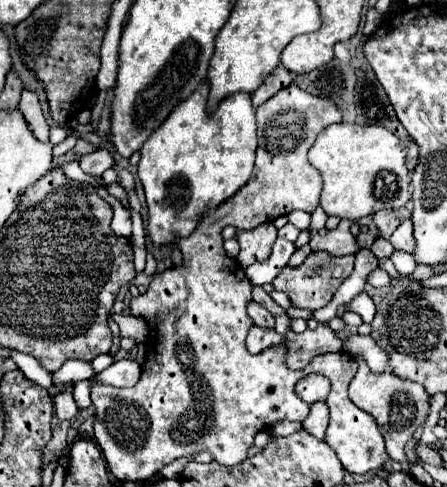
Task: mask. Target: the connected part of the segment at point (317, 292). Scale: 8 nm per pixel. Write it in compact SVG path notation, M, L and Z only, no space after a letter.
M313 252L303 262L303 266L299 266L299 268L285 266L281 270L281 274L275 278L273 286L275 286L275 290L285 292L295 308L307 308L307 310L313 312L313 310L319 310L319 308L329 304L329 300L333 298L333 294L337 292L341 282L353 272L353 262L355 262L353 254L335 258L335 256L329 256L327 252L325 254L323 252Z

